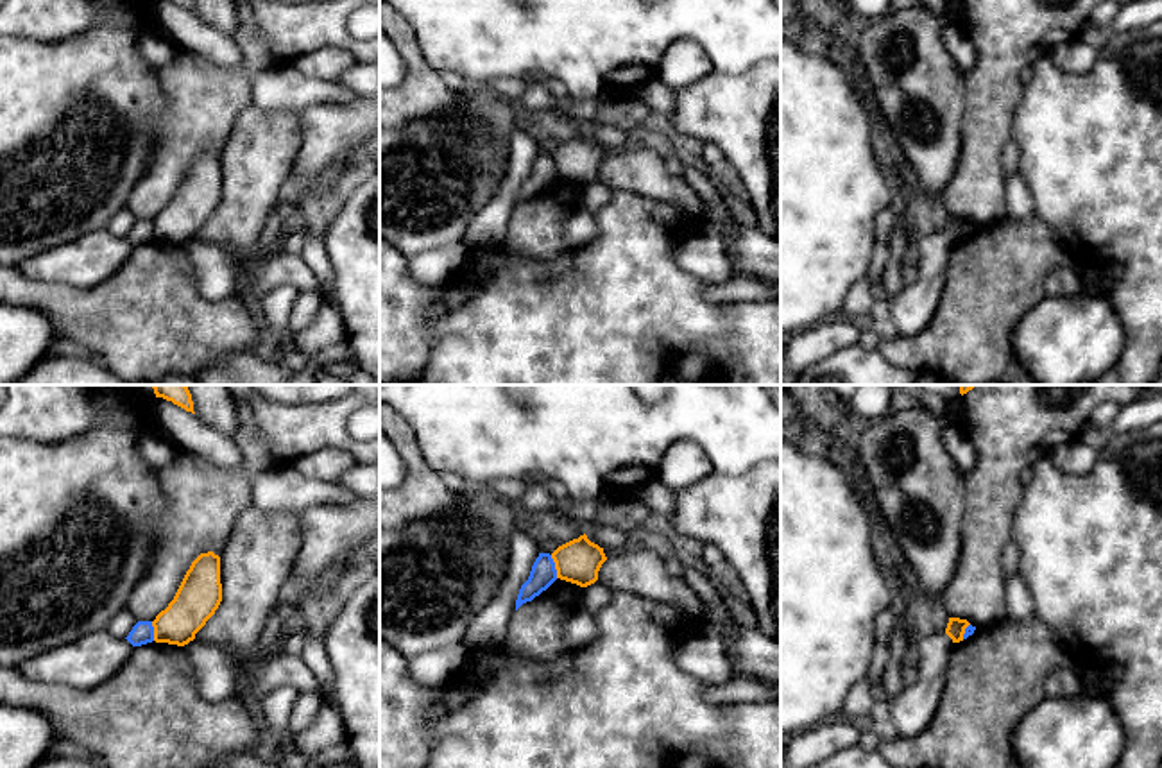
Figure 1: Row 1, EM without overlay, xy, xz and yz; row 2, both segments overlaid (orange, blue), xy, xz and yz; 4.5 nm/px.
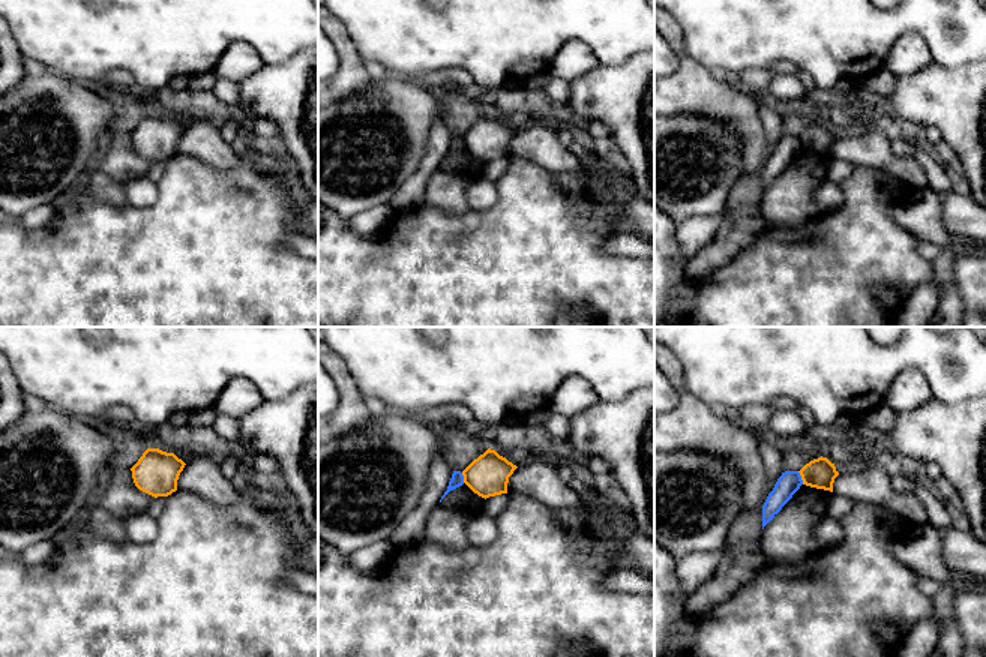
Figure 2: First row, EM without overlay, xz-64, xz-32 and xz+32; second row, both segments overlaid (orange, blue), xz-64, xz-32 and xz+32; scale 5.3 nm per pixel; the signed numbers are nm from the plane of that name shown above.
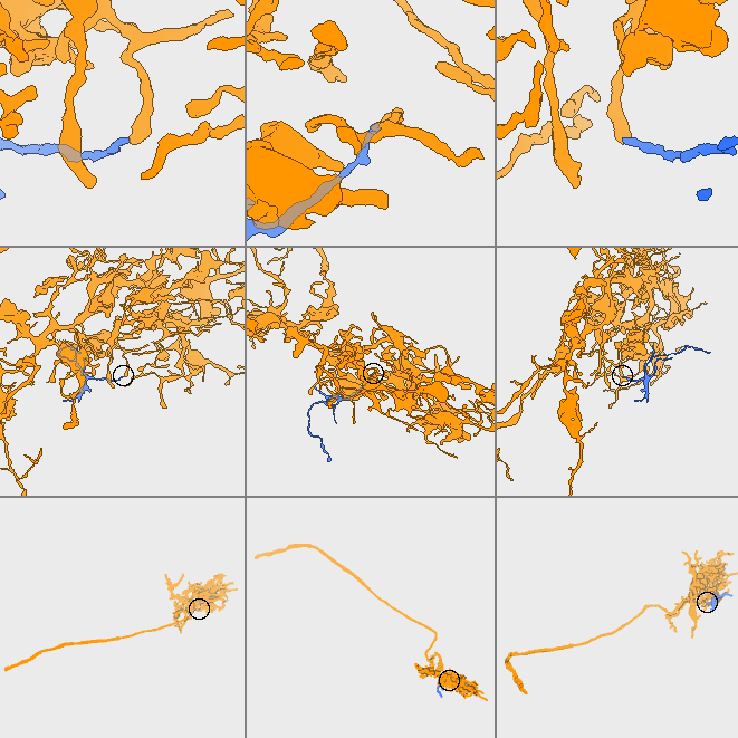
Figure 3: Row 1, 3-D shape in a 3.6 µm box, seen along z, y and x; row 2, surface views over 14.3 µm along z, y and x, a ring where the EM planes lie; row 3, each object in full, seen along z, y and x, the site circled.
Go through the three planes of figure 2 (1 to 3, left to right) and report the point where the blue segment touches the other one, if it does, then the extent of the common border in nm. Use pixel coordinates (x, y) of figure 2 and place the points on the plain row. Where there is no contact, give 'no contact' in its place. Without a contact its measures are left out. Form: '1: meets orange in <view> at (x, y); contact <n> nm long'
1: no contact
2: meets orange in xz-32 at (464, 141); contact 60 nm long
3: meets orange in xz+32 at (802, 141); contact 80 nm long

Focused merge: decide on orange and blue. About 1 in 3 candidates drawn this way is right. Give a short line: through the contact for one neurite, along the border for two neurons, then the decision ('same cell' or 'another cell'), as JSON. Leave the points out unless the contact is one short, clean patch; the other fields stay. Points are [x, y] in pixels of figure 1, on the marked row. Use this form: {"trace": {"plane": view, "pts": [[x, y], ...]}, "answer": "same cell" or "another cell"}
{"trace": {"plane": "xz", "pts": [[550, 555], [557, 577]]}, "answer": "another cell"}

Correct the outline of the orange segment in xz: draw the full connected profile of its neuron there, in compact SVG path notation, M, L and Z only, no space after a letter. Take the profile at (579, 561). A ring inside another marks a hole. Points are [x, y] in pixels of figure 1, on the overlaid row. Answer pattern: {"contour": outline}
{"contour": "M580 535L559 546L551 559L555 562L557 578L587 587L598 580L598 571L607 560L603 548L591 542L587 535Z"}

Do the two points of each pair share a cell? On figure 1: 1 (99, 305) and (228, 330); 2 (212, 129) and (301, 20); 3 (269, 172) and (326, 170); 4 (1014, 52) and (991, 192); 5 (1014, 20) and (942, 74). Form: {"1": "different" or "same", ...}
{"1": "same", "2": "same", "3": "different", "4": "same", "5": "different"}

